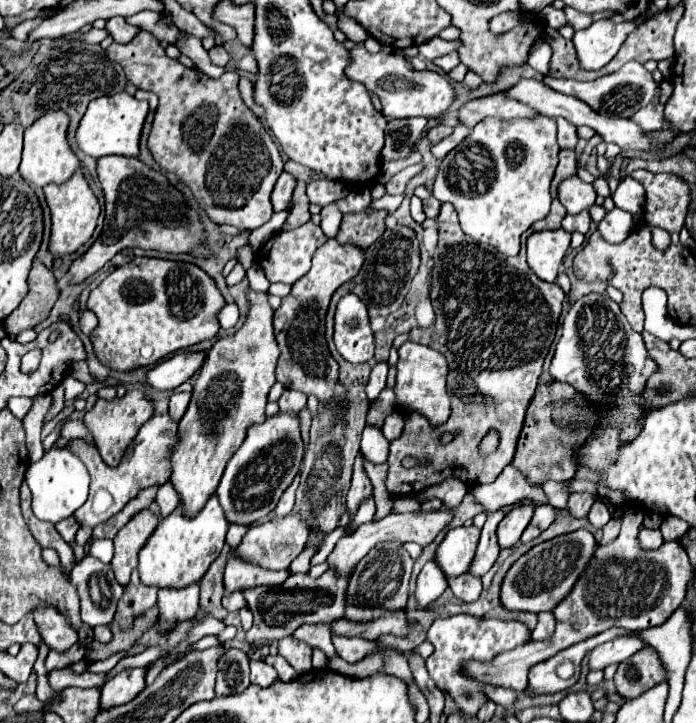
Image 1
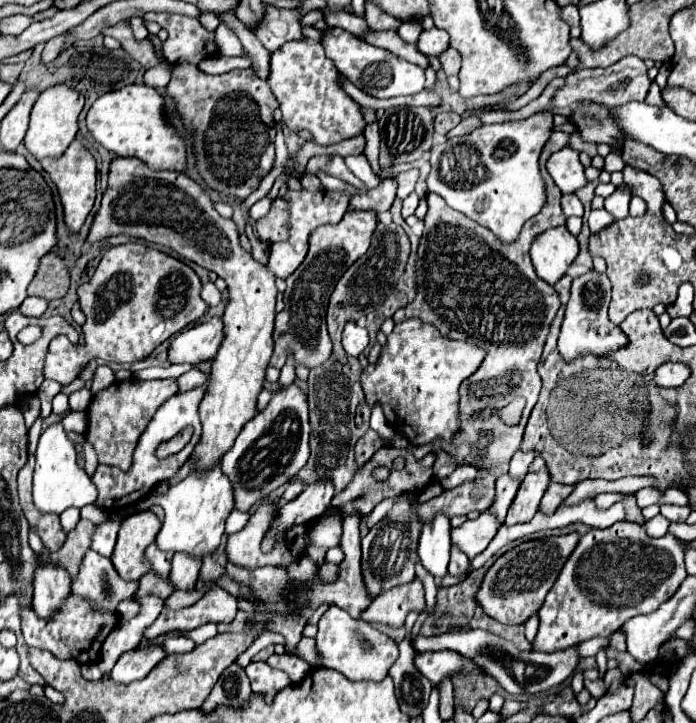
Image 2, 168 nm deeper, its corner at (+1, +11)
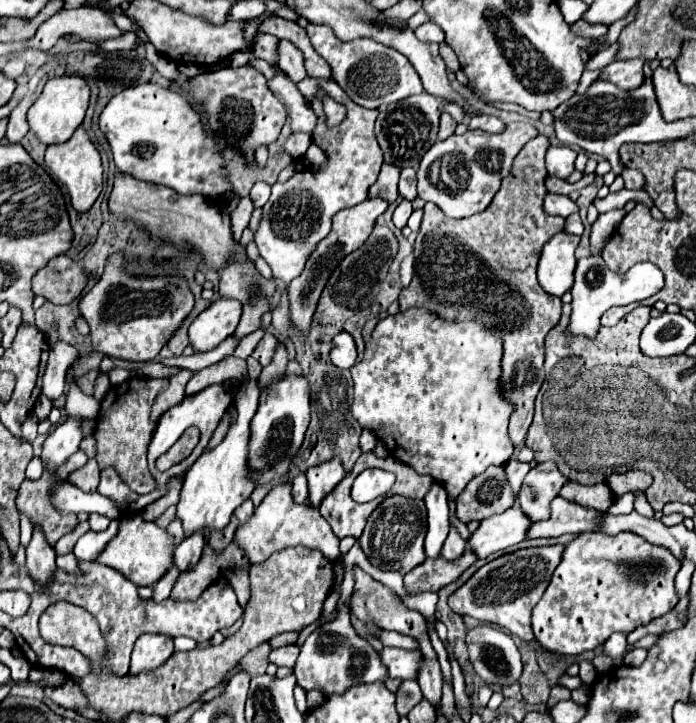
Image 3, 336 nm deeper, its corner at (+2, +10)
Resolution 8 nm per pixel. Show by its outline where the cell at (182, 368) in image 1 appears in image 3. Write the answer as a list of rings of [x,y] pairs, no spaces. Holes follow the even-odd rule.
[[[218,298],[190,324],[190,346],[196,352],[214,350],[222,340],[234,334],[242,314],[242,304],[234,298]]]

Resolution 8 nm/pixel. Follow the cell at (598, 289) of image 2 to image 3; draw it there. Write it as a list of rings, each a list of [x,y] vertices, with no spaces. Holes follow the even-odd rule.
[[[590,254],[588,258],[580,258],[576,266],[576,282],[572,286],[572,318],[568,326],[568,334],[572,336],[596,336],[600,326],[600,316],[612,308],[614,304],[632,304],[636,300],[644,300],[654,296],[660,288],[664,288],[664,276],[658,266],[650,262],[640,262],[632,266],[626,274],[612,272],[600,254]]]

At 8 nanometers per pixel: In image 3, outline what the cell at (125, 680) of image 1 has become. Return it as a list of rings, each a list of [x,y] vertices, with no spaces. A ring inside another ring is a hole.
[[[164,634],[140,636],[132,652],[130,674],[138,674],[142,670],[156,670],[172,656],[172,652],[174,652],[174,644],[170,636],[164,636]]]

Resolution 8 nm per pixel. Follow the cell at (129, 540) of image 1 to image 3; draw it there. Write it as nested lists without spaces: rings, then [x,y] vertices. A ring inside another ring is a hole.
[[[140,514],[124,516],[118,526],[118,534],[106,544],[102,554],[96,558],[96,562],[112,566],[114,570],[120,570],[130,582],[136,582],[136,586],[152,586],[158,582],[168,568],[172,566],[174,558],[174,538],[154,522],[146,522]]]

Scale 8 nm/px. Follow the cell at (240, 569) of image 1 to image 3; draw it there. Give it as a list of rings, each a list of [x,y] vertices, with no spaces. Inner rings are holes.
[[[282,482],[278,486],[274,486],[266,498],[262,500],[262,504],[256,508],[256,512],[252,514],[252,518],[242,524],[236,530],[236,542],[246,550],[248,560],[254,562],[264,562],[266,558],[270,558],[274,552],[280,552],[284,548],[290,546],[308,546],[308,548],[318,548],[324,552],[324,556],[330,562],[336,562],[340,556],[338,550],[338,538],[334,536],[332,528],[328,526],[328,522],[320,516],[318,508],[312,508],[308,504],[298,506],[292,500],[292,484],[290,482]]]

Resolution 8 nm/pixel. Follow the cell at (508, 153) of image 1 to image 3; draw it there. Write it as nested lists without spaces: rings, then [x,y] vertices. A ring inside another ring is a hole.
[[[512,122],[502,134],[482,130],[466,130],[462,136],[450,136],[436,142],[420,160],[418,196],[436,204],[448,218],[472,216],[492,202],[502,178],[508,176],[516,154],[526,142],[538,136],[538,130],[528,122]]]

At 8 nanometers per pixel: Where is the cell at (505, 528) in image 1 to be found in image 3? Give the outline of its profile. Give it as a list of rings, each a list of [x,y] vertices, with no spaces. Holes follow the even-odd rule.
[[[542,462],[536,464],[524,478],[524,484],[518,492],[518,502],[524,514],[532,518],[534,522],[538,520],[548,520],[550,518],[550,502],[560,494],[560,488],[568,480],[562,476],[558,470],[556,462]]]

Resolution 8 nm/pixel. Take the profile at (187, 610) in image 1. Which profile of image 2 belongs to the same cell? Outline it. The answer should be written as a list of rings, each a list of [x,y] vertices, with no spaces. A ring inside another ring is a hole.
[[[175,553],[173,561],[171,561],[171,573],[169,573],[169,583],[175,589],[181,591],[193,591],[195,583],[197,583],[197,575],[199,575],[199,567],[201,561],[195,557],[185,557],[185,553]]]

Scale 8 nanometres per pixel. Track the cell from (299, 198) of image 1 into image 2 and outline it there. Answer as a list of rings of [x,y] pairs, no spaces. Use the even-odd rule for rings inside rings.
[[[277,197],[271,205],[271,211],[257,221],[257,233],[263,243],[287,241],[289,239],[289,201]]]

